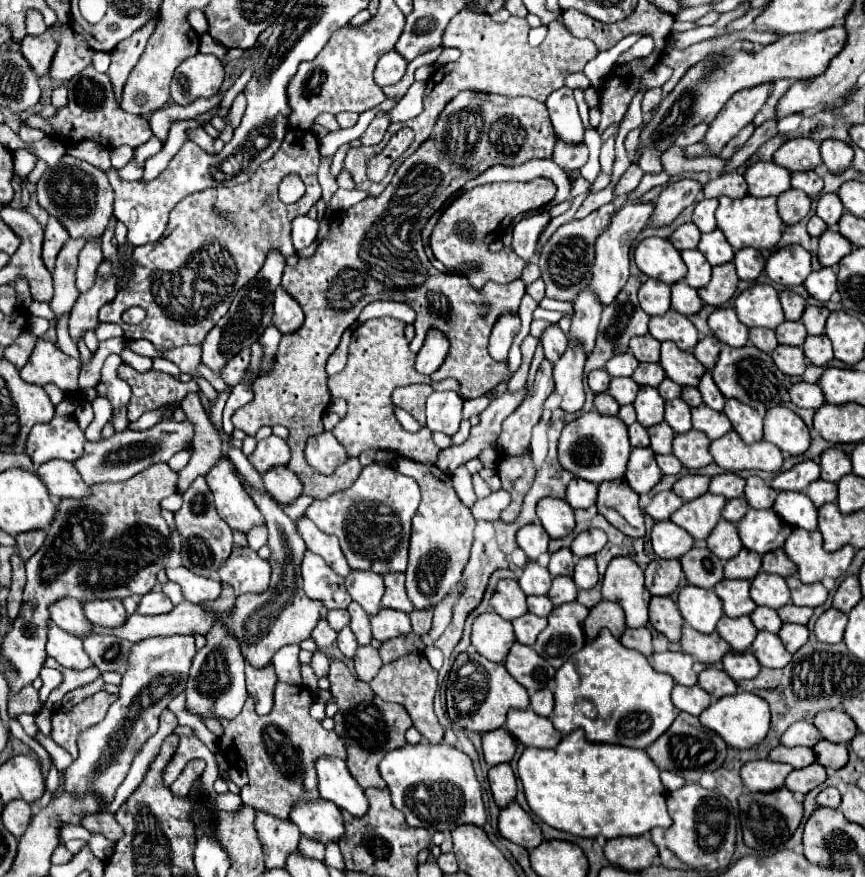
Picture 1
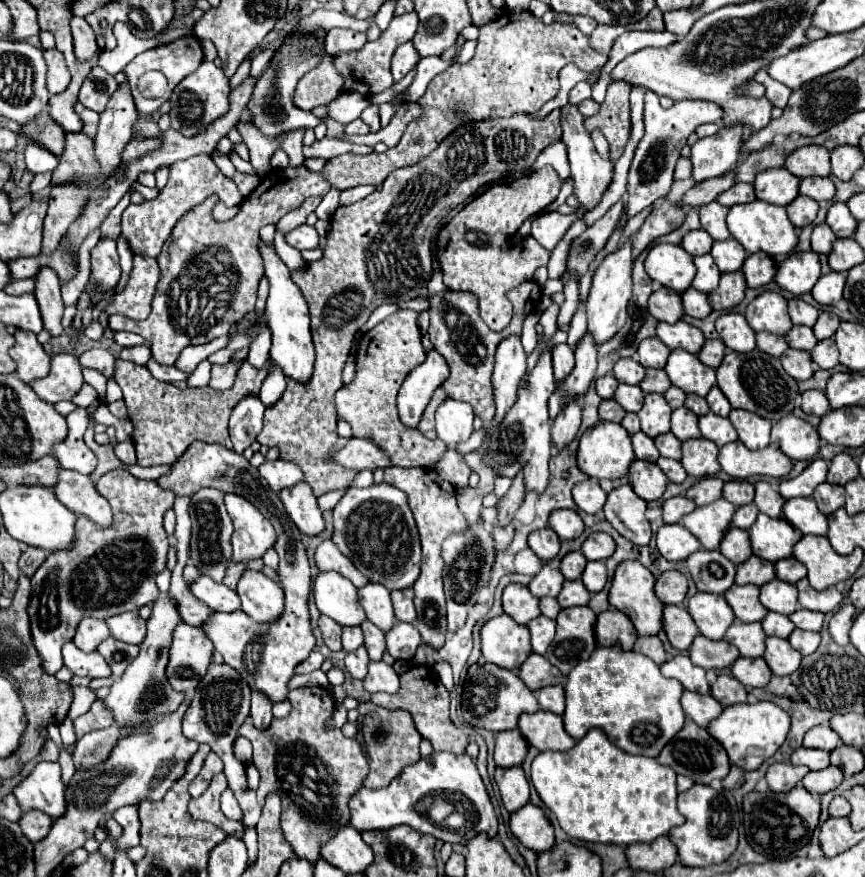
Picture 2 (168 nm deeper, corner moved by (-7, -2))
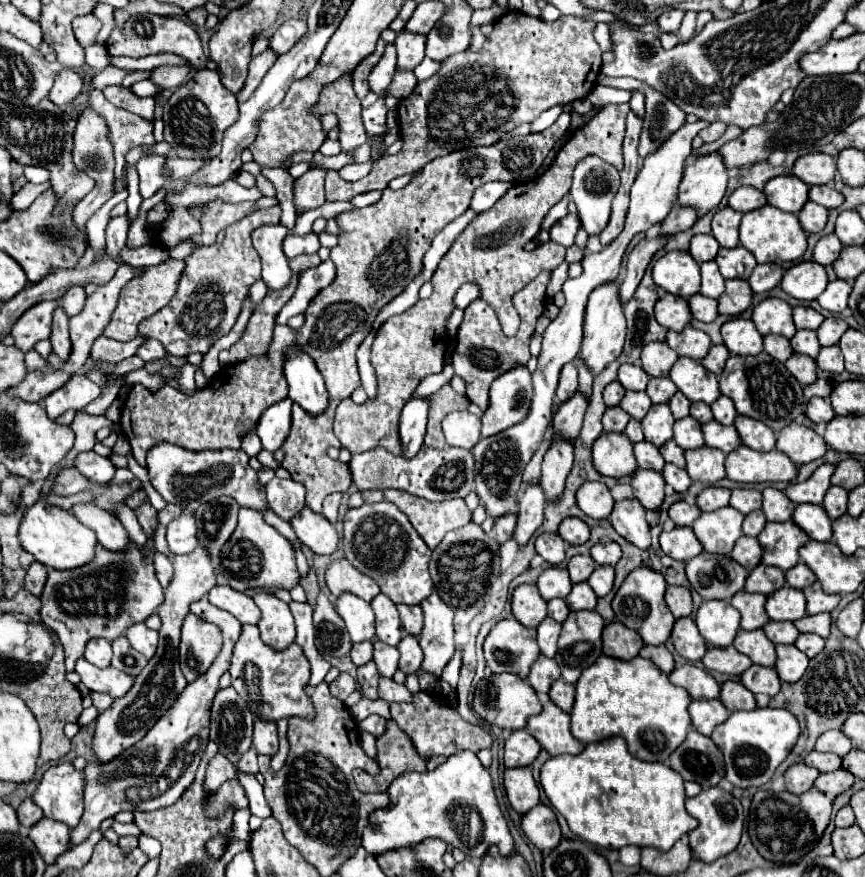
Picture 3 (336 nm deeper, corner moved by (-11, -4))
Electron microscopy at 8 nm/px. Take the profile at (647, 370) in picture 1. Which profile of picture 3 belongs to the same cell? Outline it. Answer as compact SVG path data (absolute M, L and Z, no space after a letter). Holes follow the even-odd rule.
M651 378L645 392L647 392L647 396L651 398L653 404L665 404L677 392L677 386L669 378L659 378L659 380Z

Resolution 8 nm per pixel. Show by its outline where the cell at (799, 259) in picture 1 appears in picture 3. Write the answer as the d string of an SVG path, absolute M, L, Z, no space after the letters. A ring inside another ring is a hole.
M799 262L791 266L783 280L781 288L797 300L815 300L827 286L827 272L817 262Z

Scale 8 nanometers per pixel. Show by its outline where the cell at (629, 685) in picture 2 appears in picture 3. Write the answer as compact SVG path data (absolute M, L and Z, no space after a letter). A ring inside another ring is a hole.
M601 656L583 670L575 688L571 732L583 744L619 736L629 744L629 752L635 758L667 764L691 728L687 712L691 696L687 696L687 690L673 686L665 672L659 672L651 660L643 660L641 656L627 662Z

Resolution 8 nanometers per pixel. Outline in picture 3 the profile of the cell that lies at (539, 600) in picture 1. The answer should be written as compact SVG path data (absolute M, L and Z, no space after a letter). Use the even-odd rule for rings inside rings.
M563 598L549 600L549 602L547 602L547 610L549 610L549 616L551 616L553 620L557 620L557 622L563 622L563 620L567 618L567 614L569 614L569 608L567 608L567 604L565 604Z

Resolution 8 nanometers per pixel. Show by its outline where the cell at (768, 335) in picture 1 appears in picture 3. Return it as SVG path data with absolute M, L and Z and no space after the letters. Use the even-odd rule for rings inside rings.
M769 334L769 336L765 336L765 352L767 352L769 356L773 356L775 360L785 362L785 360L793 354L793 348L791 348L791 344L789 344L787 338Z

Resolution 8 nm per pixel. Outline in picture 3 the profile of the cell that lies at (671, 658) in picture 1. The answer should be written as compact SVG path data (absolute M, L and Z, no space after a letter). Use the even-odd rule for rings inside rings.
M693 664L675 668L669 680L675 686L685 688L693 700L713 700L713 698L719 698L719 692L721 692L721 686L715 682L715 678L703 668L697 668Z

